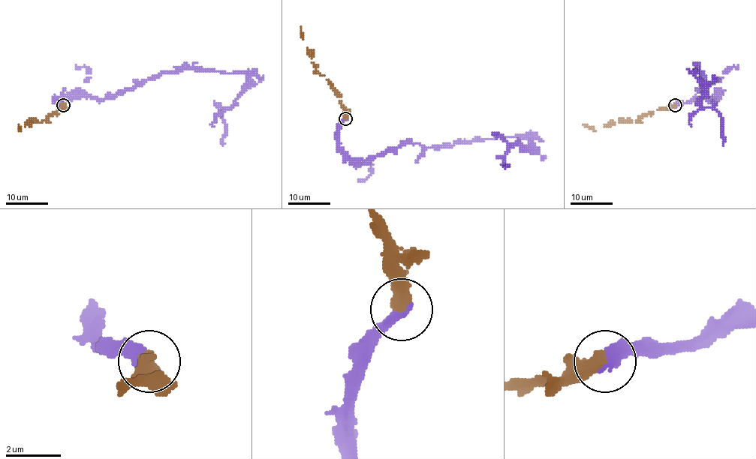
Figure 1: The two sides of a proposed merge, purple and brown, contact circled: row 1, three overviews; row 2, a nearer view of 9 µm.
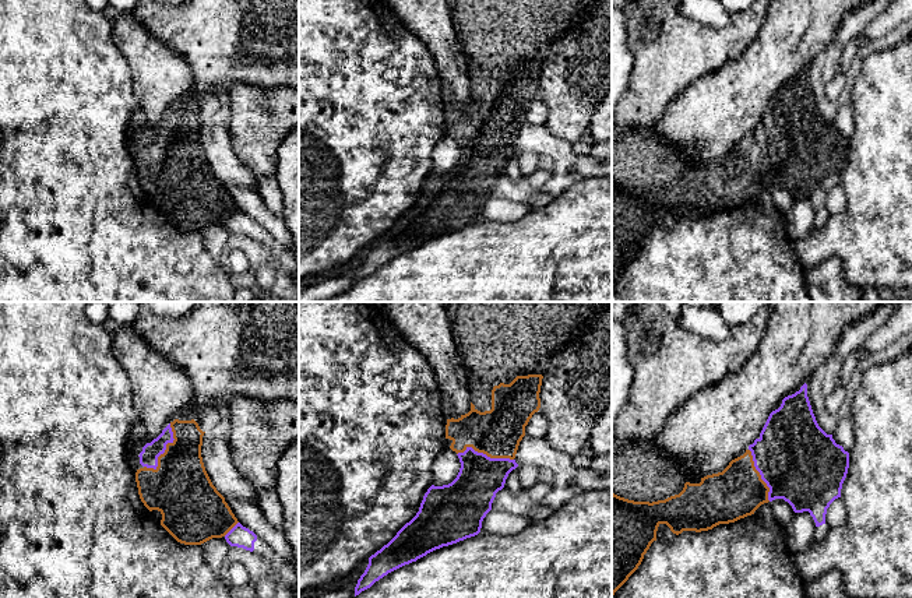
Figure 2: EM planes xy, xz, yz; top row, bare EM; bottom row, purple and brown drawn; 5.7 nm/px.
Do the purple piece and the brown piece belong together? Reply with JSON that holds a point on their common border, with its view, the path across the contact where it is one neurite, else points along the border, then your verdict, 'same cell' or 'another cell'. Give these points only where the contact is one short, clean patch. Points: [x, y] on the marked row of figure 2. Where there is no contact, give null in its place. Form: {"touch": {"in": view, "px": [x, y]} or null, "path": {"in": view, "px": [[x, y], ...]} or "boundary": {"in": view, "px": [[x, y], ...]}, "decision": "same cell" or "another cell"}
{"touch": {"in": "xy", "px": [165, 449]}, "decision": "same cell"}

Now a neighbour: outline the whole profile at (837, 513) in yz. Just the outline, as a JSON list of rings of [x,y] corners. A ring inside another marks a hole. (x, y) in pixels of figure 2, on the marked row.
[[[842,497],[835,499],[827,509],[825,523],[831,528],[838,528],[846,521],[848,510]]]

